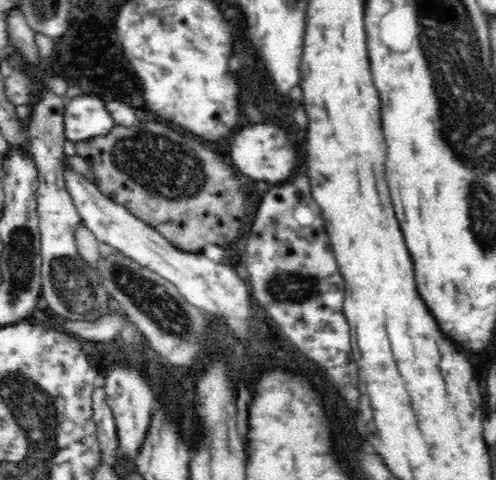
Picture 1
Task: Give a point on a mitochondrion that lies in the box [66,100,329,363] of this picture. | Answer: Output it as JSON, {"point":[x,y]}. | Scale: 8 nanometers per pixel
{"point":[153,159]}

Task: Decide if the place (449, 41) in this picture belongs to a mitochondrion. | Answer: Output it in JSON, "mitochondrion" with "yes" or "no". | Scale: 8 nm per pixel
{"mitochondrion":"yes"}

